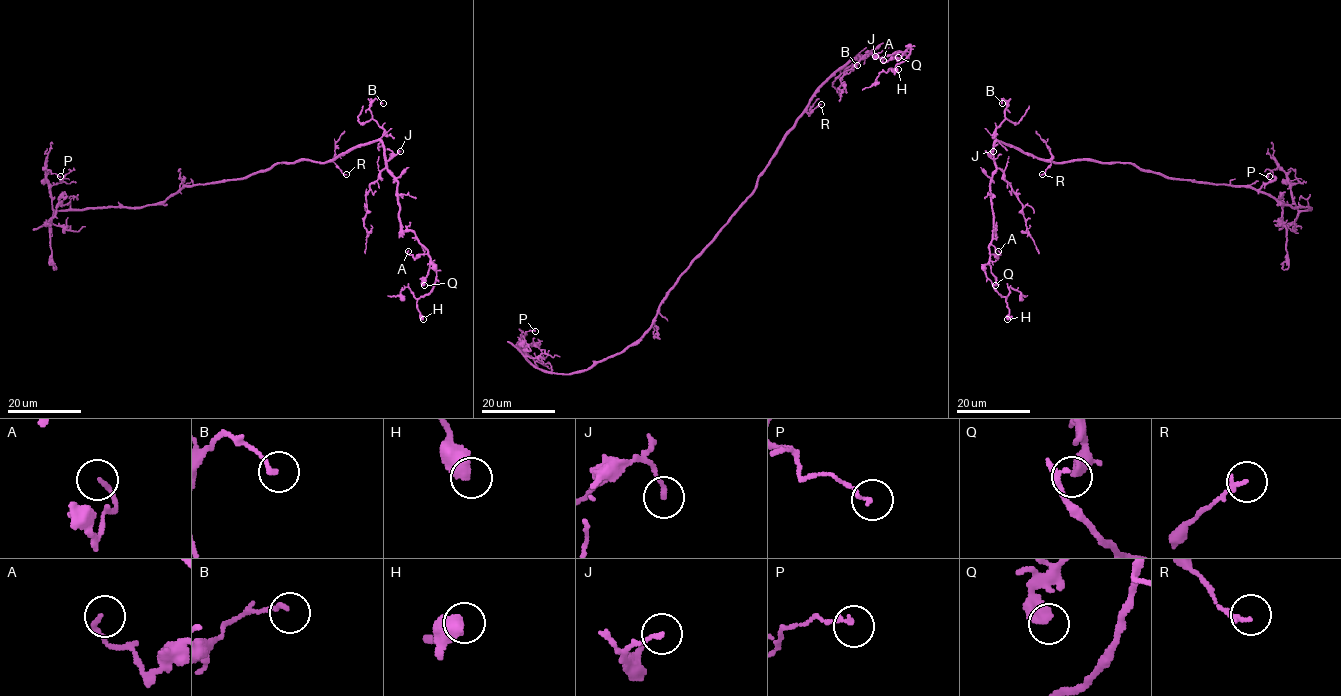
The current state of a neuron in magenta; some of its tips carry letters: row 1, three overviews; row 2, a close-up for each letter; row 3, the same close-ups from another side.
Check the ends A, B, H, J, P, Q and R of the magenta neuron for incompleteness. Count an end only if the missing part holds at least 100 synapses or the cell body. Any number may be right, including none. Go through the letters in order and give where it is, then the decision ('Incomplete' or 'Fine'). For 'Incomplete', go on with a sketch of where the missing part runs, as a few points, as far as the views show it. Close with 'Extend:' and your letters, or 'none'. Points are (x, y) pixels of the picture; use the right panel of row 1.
A: Place: (998, 251). Fine
B: Place: (1002, 103). Fine
H: Place: (1007, 319). Fine
J: Place: (993, 151). Fine
P: Place: (1269, 176). Fine
Q: Place: (995, 285). Fine
R: Place: (1042, 174). Fine
Extend: none

